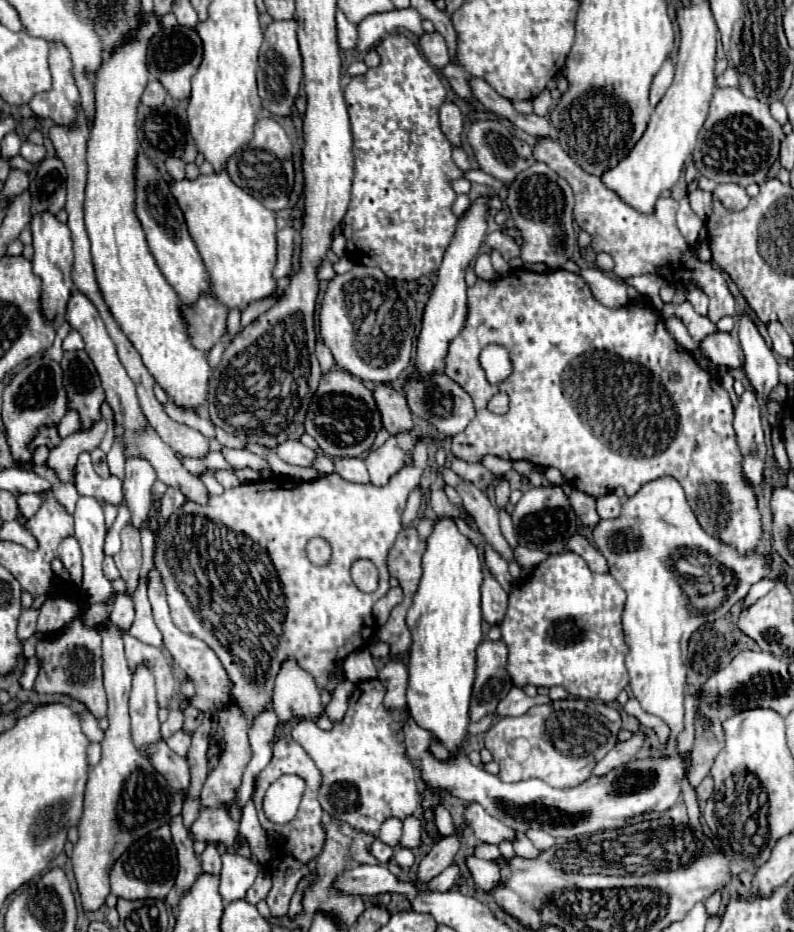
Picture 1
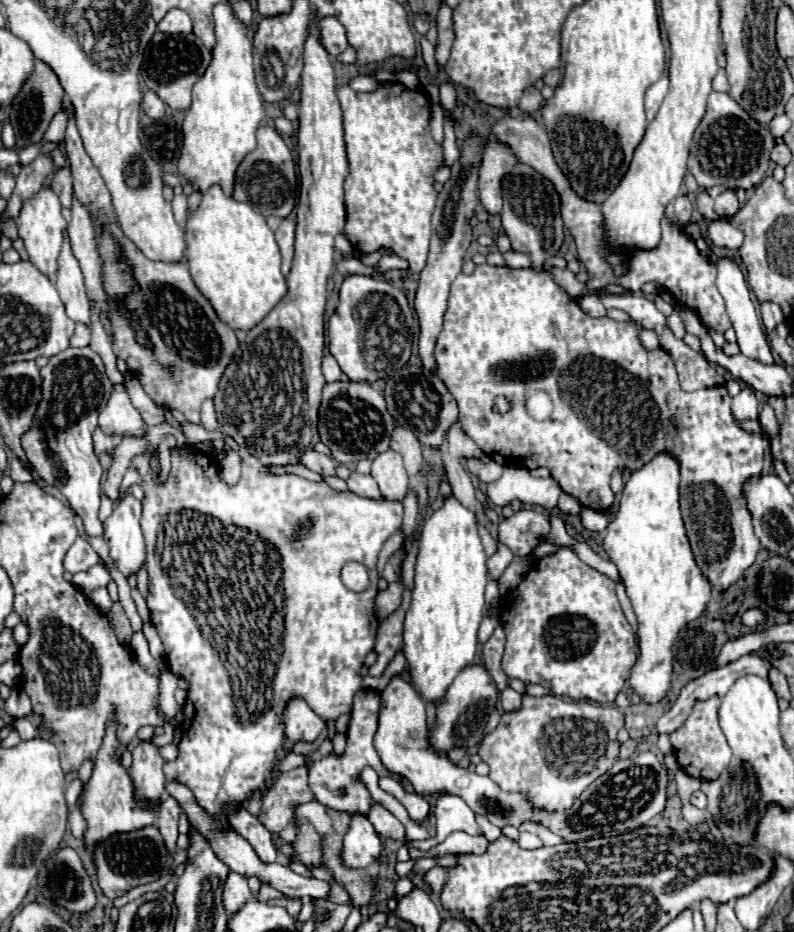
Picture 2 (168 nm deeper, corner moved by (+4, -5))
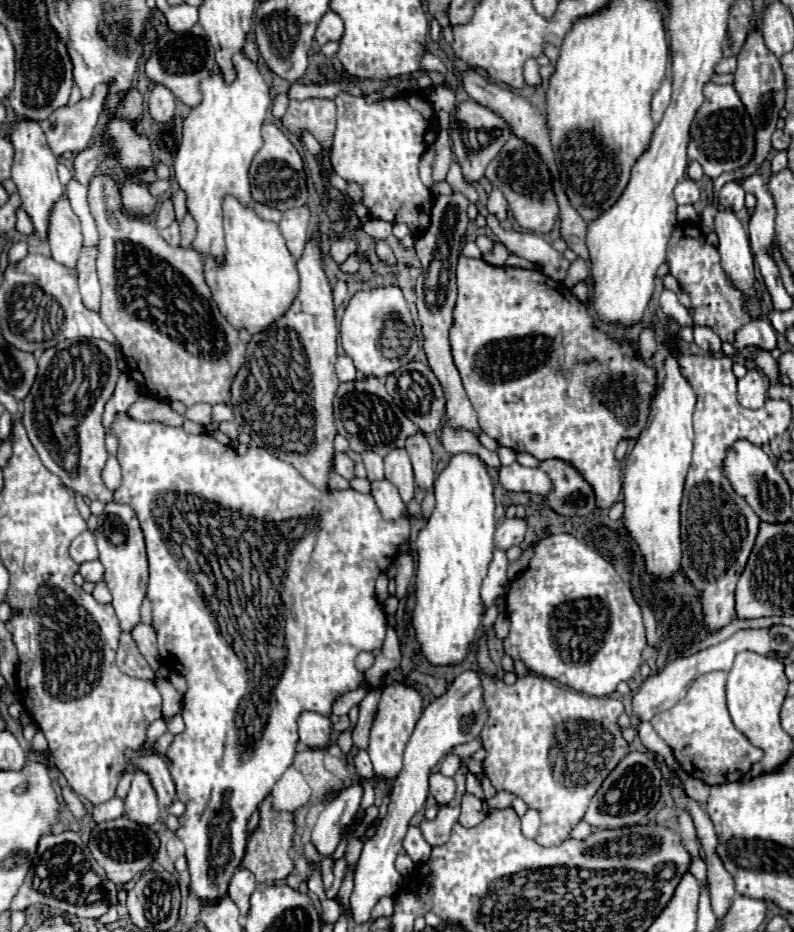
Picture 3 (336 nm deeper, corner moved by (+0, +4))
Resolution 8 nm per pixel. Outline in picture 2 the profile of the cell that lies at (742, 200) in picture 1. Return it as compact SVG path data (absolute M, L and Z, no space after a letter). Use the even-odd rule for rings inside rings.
M726 189L724 193L720 193L720 195L716 197L716 207L714 207L714 211L716 211L720 217L732 217L738 209L740 209L740 203L738 203L736 191Z

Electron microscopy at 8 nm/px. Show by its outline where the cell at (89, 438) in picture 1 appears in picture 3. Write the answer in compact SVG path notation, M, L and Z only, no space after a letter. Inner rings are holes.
M140 396L134 406L128 408L128 414L134 420L142 420L142 422L162 422L162 424L170 424L170 426L182 426L182 422L186 420L186 416L176 414L168 402L164 400L152 400L152 396Z

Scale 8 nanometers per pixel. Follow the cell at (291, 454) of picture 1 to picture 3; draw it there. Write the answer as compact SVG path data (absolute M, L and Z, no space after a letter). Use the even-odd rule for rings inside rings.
M342 452L336 454L334 470L336 470L342 478L346 478L346 480L352 480L352 478L354 478L354 462L352 462L346 454L342 454Z

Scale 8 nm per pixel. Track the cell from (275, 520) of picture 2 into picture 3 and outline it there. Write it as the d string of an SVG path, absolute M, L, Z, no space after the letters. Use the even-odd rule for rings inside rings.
M118 412L112 424L112 434L118 438L118 462L122 466L122 484L114 490L114 502L128 504L134 508L144 538L146 538L146 552L150 562L150 582L148 582L148 600L152 604L152 628L158 636L158 650L160 658L166 668L180 672L186 682L188 690L184 694L182 704L182 718L184 718L184 732L174 736L168 758L170 758L170 774L176 784L176 798L184 802L186 810L178 818L180 828L176 836L186 846L186 858L192 878L192 890L200 900L214 900L228 892L228 882L236 868L242 862L248 838L248 818L258 808L258 804L270 794L272 786L280 776L292 766L298 742L298 728L296 720L302 712L318 712L322 716L332 714L332 704L340 694L346 694L362 682L364 674L356 670L354 658L368 650L372 652L376 646L382 646L386 636L386 614L374 596L374 582L378 574L394 562L398 548L402 542L408 540L410 522L398 520L388 522L380 516L380 510L370 494L360 494L356 490L340 490L324 494L316 486L312 486L304 476L292 468L292 464L282 462L274 454L266 452L264 448L248 448L244 456L240 456L232 446L220 444L216 438L208 434L186 434L182 428L166 426L160 422L138 422L132 420L126 412Z

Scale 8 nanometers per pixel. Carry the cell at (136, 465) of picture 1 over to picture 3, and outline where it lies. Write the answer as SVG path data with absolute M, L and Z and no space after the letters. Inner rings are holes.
M108 502L102 514L98 516L98 528L94 532L98 550L100 550L100 562L104 566L104 582L108 590L112 592L112 606L116 610L116 616L120 618L122 632L132 632L132 628L140 622L140 606L146 596L146 584L148 584L148 560L146 560L146 548L144 548L144 536L142 528L138 524L138 518L134 510L128 504L116 504ZM118 520L126 528L126 536L122 544L112 544L108 538L110 522Z

